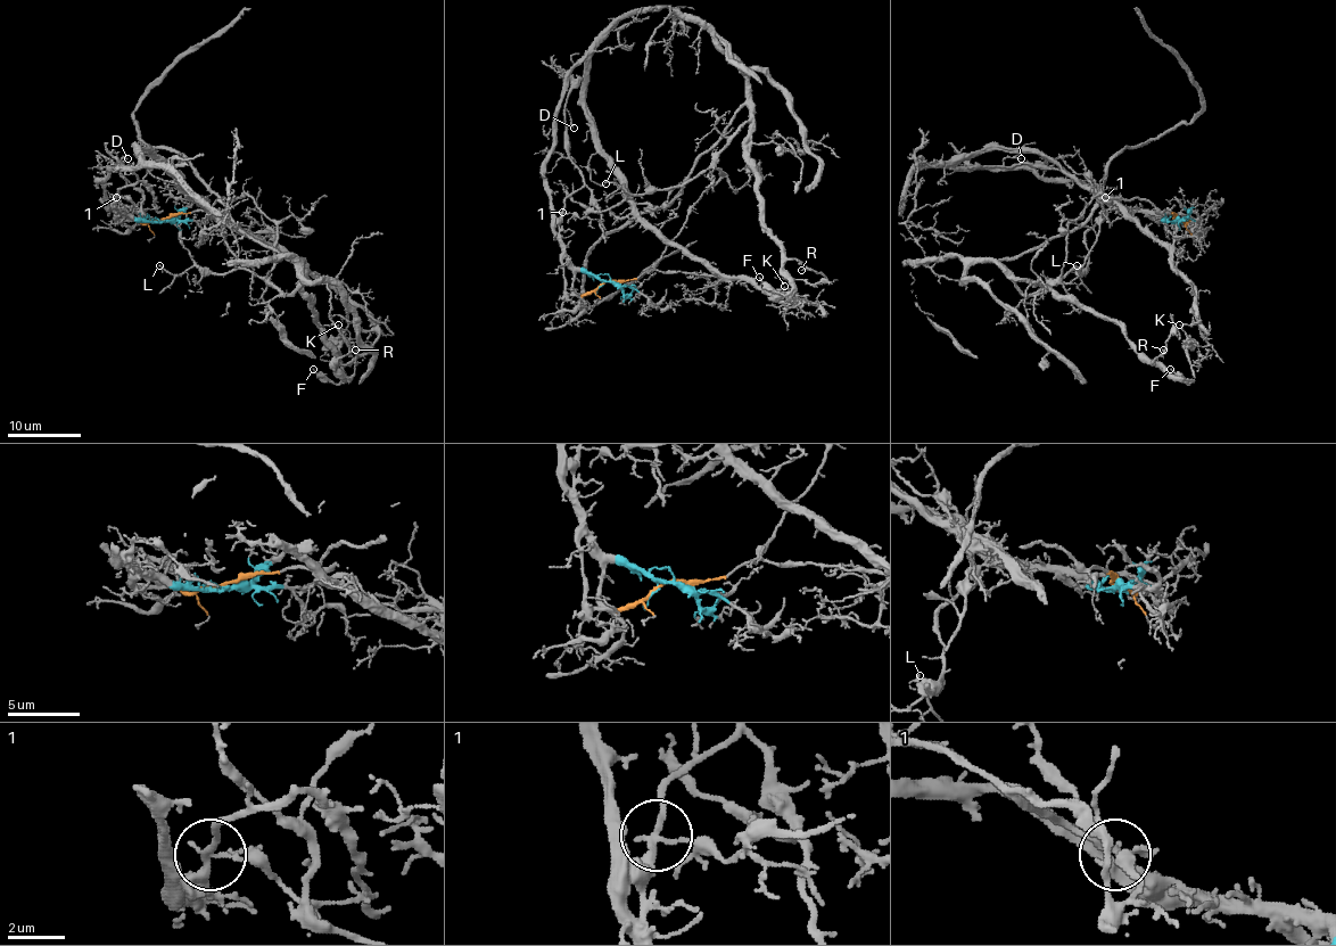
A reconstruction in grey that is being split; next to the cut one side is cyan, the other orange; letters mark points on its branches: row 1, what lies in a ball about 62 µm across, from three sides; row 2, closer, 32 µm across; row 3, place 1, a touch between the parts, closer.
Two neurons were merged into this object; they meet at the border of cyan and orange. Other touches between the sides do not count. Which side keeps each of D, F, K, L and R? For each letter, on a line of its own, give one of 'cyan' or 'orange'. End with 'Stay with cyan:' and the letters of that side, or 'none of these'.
D: cyan
F: orange
K: orange
L: orange
R: orange
Stay with cyan: D

